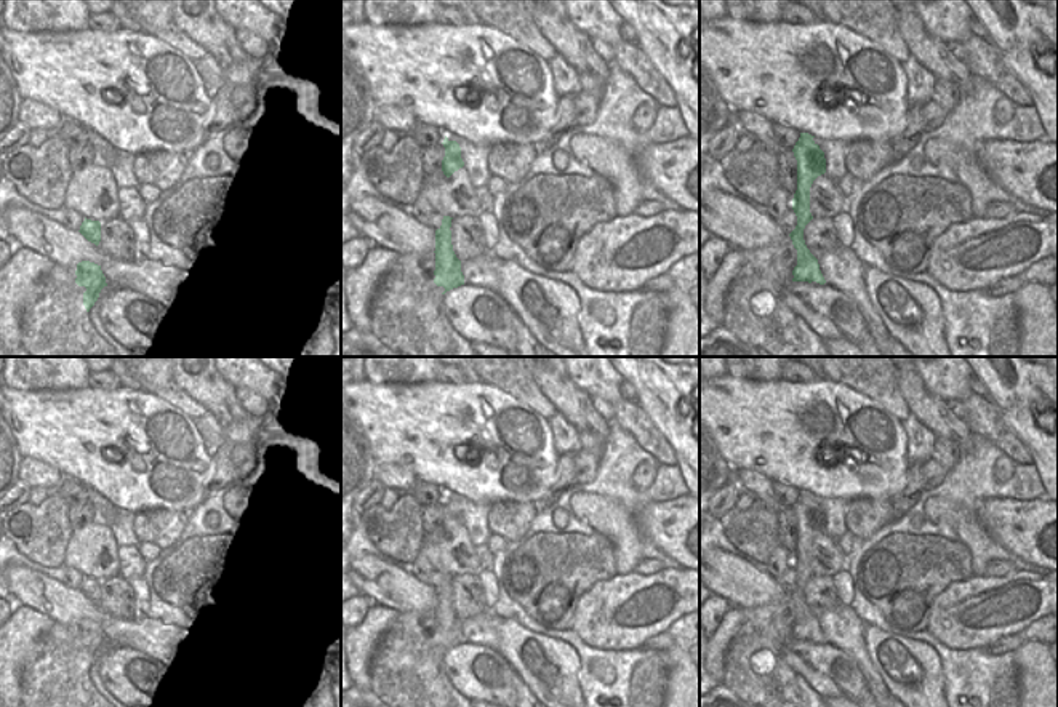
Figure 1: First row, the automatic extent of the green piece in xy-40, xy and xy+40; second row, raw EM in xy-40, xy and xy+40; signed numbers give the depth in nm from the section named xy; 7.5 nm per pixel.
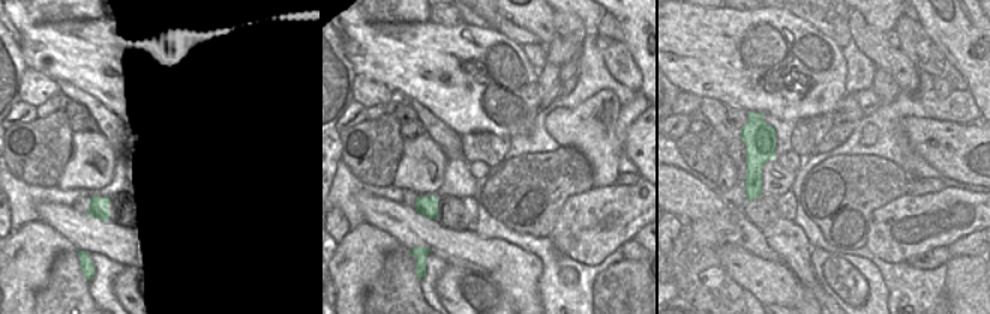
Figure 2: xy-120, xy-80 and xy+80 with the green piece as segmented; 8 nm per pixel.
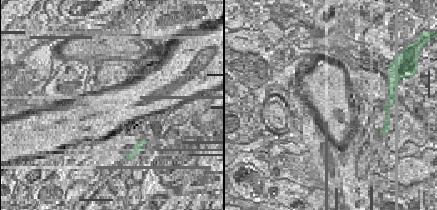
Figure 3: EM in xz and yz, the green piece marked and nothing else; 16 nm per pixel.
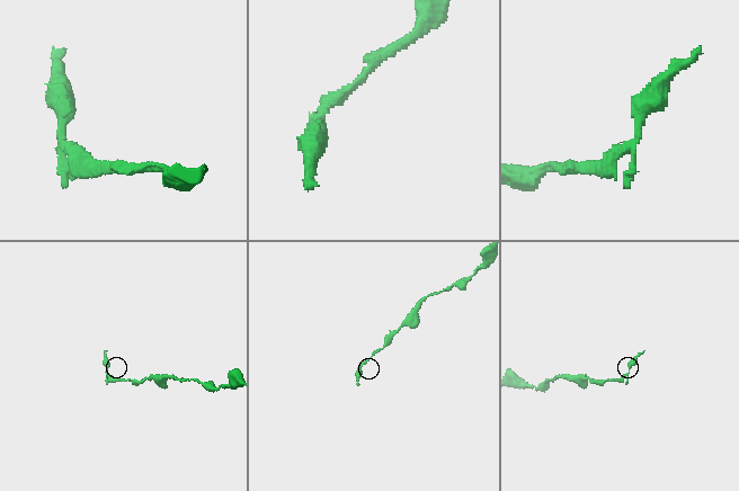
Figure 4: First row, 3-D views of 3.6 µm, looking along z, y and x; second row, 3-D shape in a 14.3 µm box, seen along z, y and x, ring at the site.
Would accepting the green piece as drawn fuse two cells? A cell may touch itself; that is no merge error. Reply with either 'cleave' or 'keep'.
cleave

